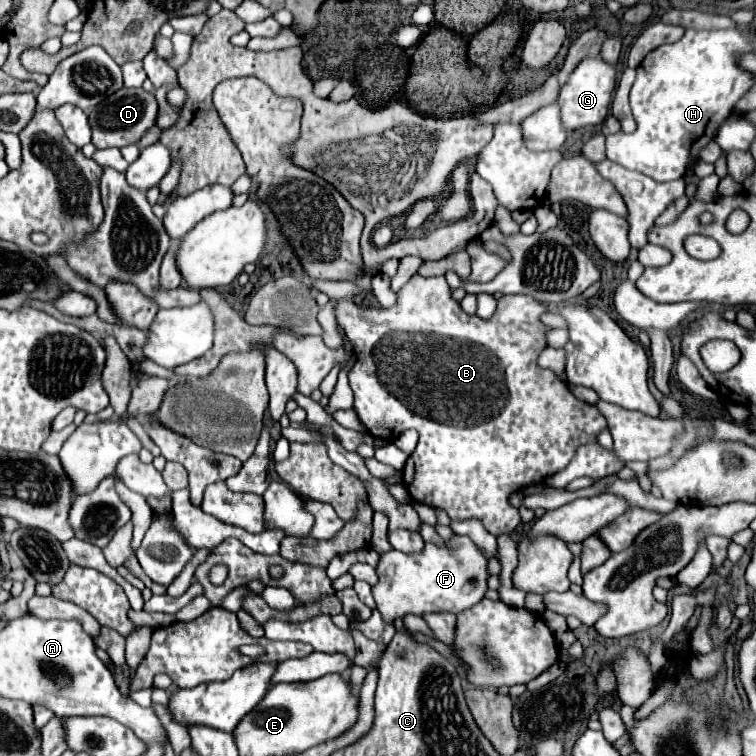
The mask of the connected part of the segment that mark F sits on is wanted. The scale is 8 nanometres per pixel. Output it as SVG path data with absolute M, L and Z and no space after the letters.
M457 534L445 540L445 546L425 542L423 552L419 554L403 554L399 550L391 550L379 558L379 566L375 568L379 576L379 582L373 586L373 598L377 602L377 610L387 622L393 622L397 616L403 618L405 614L417 614L417 616L425 612L459 614L485 598L487 580L489 580L487 564L489 564L489 558L479 550L479 546L475 546L467 536L457 536Z

